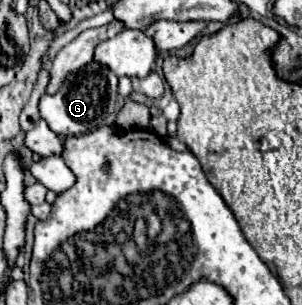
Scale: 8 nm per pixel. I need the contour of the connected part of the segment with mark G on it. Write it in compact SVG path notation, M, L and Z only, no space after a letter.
M88 63L86 67L70 73L62 83L56 95L42 95L40 97L40 115L46 119L48 127L60 135L80 135L88 133L100 125L114 113L118 97L118 77L98 63Z

